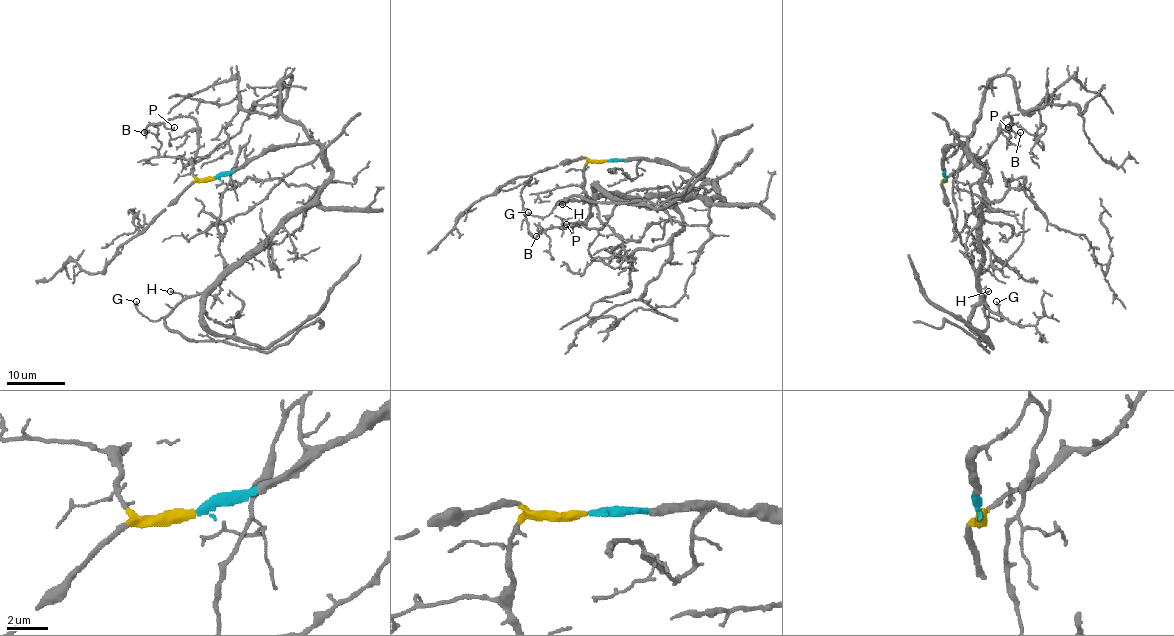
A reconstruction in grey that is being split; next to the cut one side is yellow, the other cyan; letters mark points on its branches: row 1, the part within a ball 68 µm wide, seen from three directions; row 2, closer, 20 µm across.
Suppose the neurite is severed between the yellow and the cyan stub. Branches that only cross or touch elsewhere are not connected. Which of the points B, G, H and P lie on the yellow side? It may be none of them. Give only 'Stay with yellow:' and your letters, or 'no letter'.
Stay with yellow: B, P

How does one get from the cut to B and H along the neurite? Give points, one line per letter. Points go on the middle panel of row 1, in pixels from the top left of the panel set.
B: (606, 160), (589, 162), (584, 169), (584, 192), (589, 216), (560, 228), (542, 229), (538, 226), (536, 237)
H: (606, 160), (653, 160), (694, 172), (707, 179), (725, 198), (597, 195), (586, 201), (573, 200), (561, 204)

